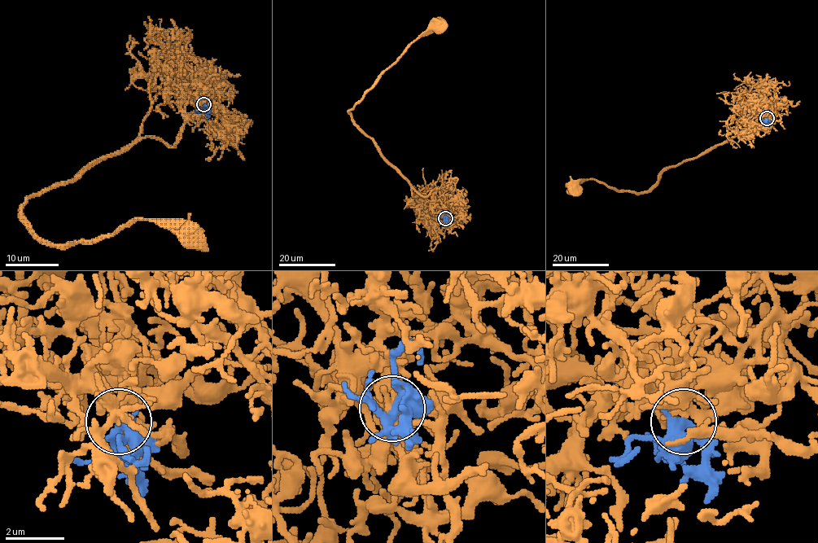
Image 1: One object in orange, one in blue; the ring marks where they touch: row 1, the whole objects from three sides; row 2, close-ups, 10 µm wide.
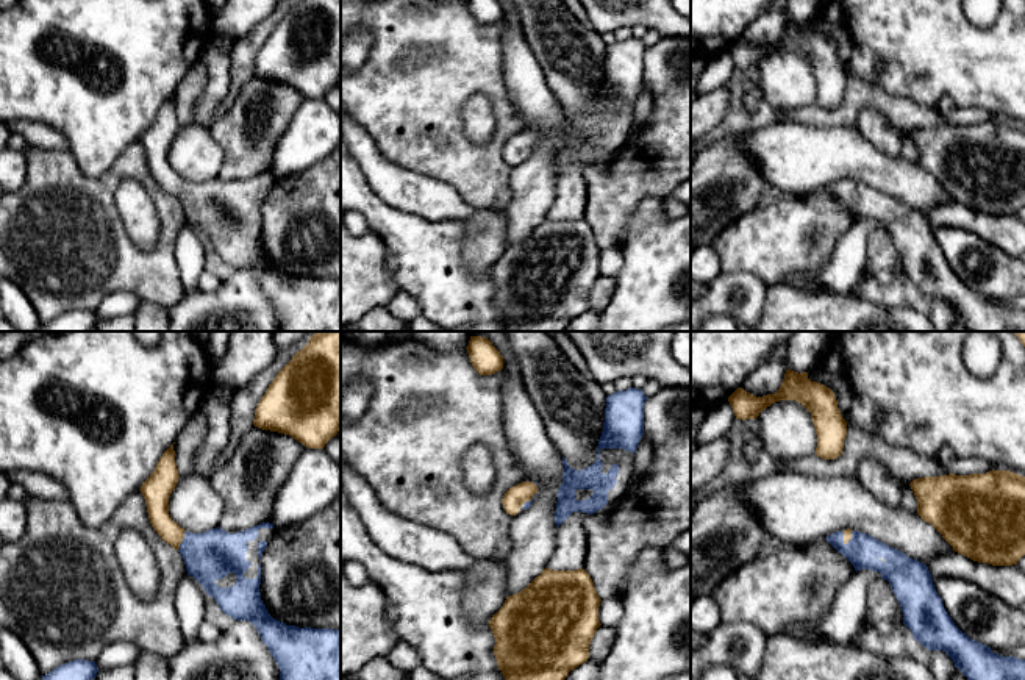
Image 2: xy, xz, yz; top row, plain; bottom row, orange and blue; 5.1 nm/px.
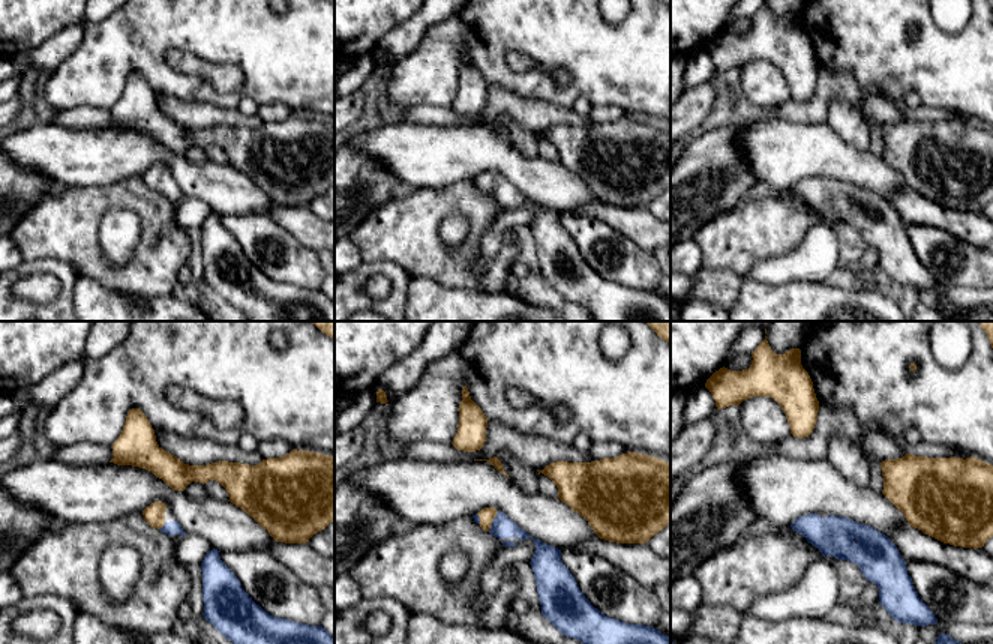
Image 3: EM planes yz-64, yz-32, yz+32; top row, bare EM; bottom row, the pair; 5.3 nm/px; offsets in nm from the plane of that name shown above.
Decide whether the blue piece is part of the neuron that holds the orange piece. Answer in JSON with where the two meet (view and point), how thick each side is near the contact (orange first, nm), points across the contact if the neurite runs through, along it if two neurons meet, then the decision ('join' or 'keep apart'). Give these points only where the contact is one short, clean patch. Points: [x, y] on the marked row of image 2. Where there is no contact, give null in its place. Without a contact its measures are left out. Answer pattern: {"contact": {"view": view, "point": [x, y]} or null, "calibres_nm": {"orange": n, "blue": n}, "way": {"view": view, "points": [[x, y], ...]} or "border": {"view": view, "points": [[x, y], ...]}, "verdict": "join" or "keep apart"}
{"contact": {"view": "xy", "point": [182, 540]}, "calibres_nm": {"orange": 130, "blue": 260}, "way": {"view": "xy", "points": [[157, 499], [158, 516], [182, 540], [194, 549], [211, 555]]}, "verdict": "join"}

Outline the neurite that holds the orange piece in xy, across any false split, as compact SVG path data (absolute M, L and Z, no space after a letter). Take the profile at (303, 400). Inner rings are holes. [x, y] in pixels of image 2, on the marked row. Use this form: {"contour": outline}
{"contour": "M341 331L314 333L261 397L253 425L323 449L341 430Z"}

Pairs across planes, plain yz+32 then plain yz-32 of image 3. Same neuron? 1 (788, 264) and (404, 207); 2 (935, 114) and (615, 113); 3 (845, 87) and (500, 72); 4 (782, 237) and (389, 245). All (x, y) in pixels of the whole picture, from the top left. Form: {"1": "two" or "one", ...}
{"1": "two", "2": "one", "3": "two", "4": "one"}

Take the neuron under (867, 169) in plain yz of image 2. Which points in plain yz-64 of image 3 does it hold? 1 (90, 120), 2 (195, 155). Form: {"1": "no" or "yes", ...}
{"1": "no", "2": "no"}

